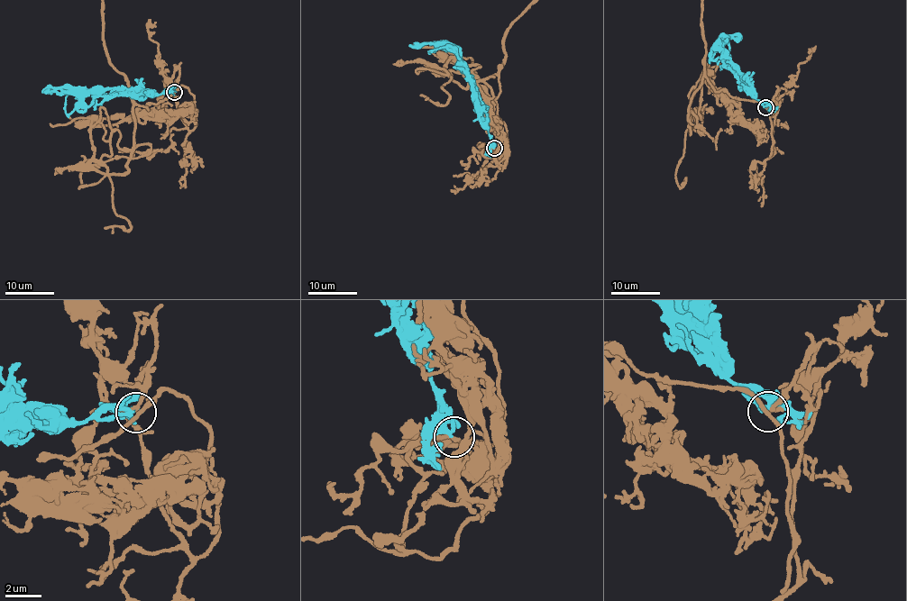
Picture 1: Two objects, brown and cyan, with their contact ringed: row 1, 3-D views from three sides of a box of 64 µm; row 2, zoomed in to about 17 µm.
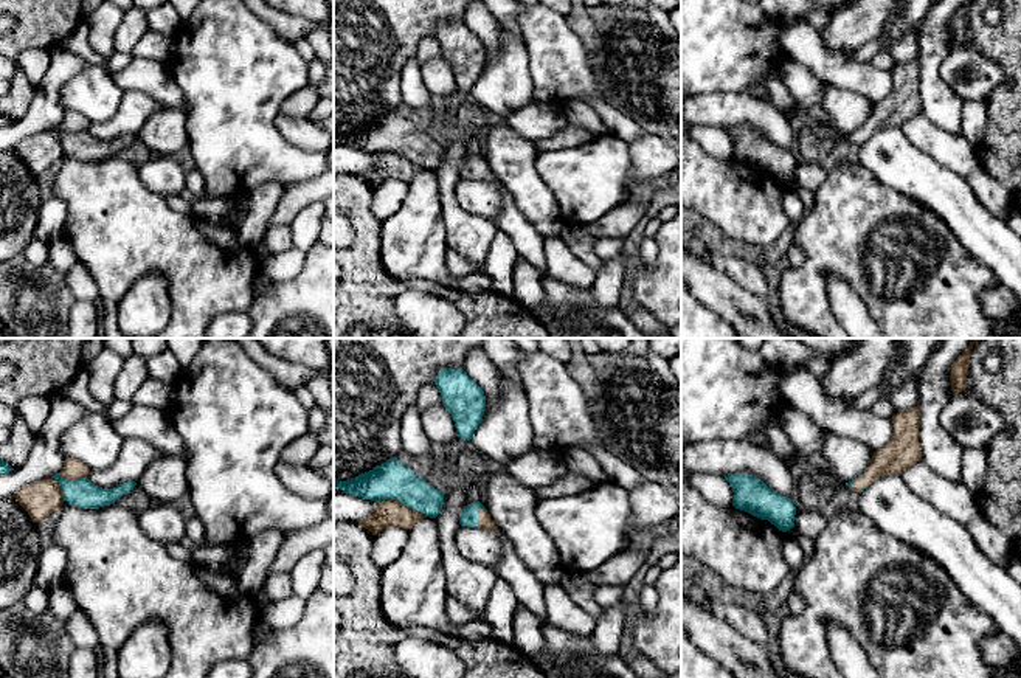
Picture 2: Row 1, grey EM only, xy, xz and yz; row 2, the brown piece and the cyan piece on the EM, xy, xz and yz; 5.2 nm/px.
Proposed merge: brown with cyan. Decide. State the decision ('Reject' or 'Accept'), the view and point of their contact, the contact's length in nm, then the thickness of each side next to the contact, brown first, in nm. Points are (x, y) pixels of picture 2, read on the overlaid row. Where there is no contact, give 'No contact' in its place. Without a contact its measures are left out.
Accept. Touches brown at xz (401, 503). Shared border 280 nm. Thickness 140 nm (brown) against 200 nm

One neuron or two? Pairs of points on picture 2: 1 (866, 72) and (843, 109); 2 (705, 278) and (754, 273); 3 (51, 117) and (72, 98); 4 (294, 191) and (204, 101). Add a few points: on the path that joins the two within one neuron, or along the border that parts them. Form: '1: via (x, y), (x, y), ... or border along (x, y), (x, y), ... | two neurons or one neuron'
1: border along (829, 87), (849, 89), (863, 95), (872, 104) | two neurons
2: border along (719, 259), (731, 278), (759, 297) | two neurons
3: border along (78, 72), (61, 89), (61, 104), (65, 110) | two neurons
4: border along (317, 174), (289, 182), (284, 186) | two neurons

